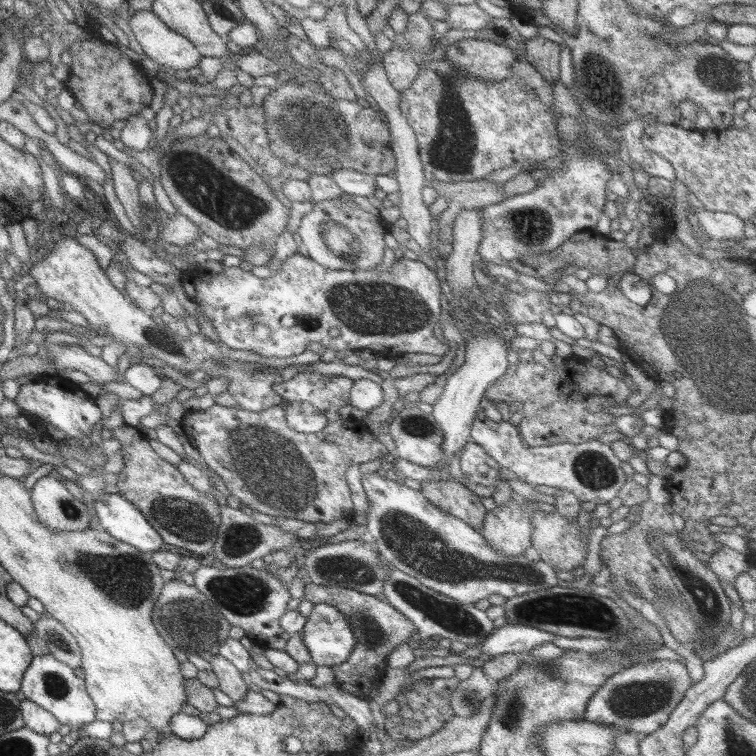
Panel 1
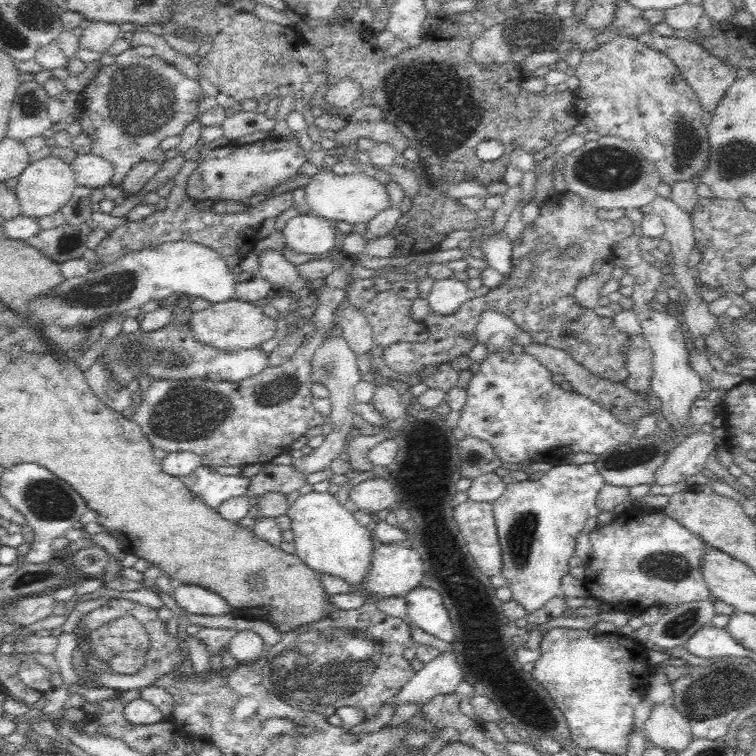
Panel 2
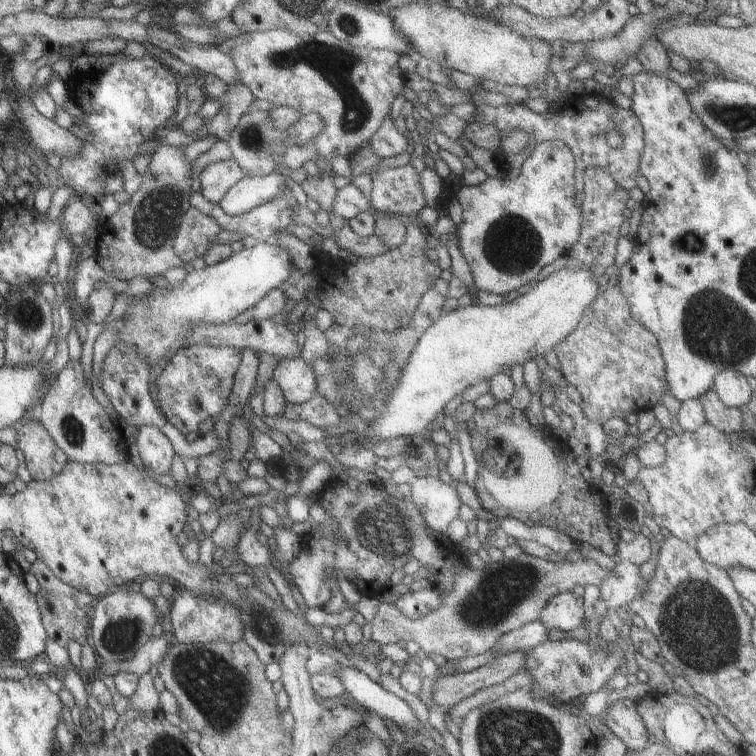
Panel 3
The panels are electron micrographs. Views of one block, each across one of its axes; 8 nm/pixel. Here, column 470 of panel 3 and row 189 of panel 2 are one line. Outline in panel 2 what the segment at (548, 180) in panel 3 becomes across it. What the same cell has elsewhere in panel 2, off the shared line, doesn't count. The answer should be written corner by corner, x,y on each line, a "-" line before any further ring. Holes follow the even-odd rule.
266,138
244,146
231,143
211,150
208,156
197,164
198,168
189,175
187,194
195,203
206,200
246,202
257,193
266,194
267,191
294,179
306,162
307,156
297,140

